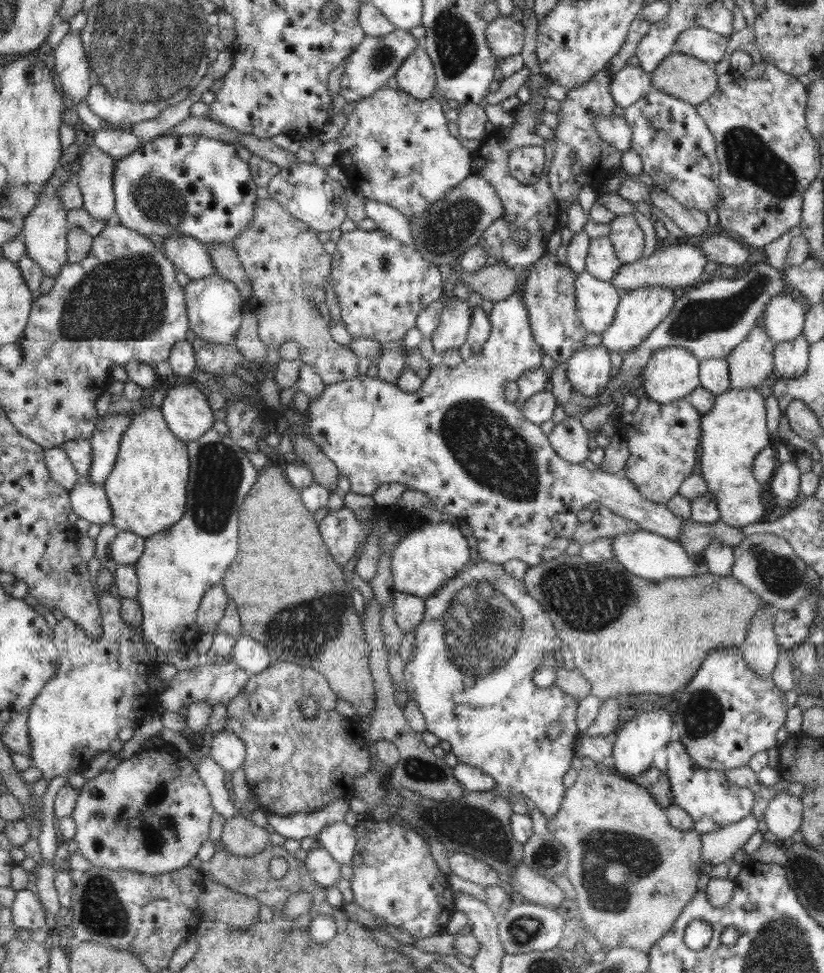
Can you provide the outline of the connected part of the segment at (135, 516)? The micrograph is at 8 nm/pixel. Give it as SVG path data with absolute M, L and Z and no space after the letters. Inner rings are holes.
M140 408L132 413L114 468L102 486L113 510L111 523L118 532L133 532L147 539L182 518L189 486L188 450L186 442L172 434L159 408Z

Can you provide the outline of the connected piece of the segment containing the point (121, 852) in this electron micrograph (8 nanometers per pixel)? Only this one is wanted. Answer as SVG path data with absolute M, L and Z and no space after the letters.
M151 749L141 750L130 759L122 760L112 772L104 770L98 776L93 779L87 779L87 781L84 787L81 788L82 792L78 796L71 817L76 823L76 834L73 836L73 839L78 844L77 850L84 858L91 862L92 866L111 868L112 870L126 868L126 870L136 870L136 872L142 872L142 874L164 874L164 872L172 872L196 862L196 856L200 846L202 846L202 842L209 839L210 818L214 814L214 807L212 806L208 789L206 789L196 769L192 767L192 764L185 755L178 752L158 752Z

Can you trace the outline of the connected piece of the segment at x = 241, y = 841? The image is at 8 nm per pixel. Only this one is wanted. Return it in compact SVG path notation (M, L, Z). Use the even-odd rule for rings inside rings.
M241 812L234 818L225 819L221 841L226 849L238 856L254 856L262 852L270 842L270 833L258 826Z

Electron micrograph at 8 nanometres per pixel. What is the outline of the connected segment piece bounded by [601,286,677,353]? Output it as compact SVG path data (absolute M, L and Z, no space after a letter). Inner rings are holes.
M645 286L628 292L621 292L620 303L614 322L605 330L602 335L602 346L605 346L609 352L619 351L625 353L635 346L641 345L645 338L655 326L666 320L670 310L674 308L676 302L672 288L662 286Z

